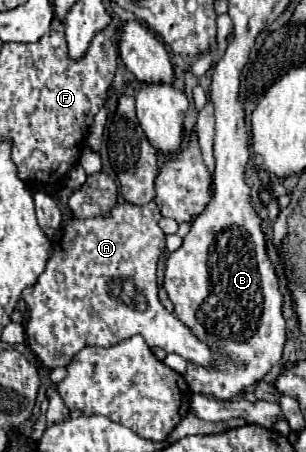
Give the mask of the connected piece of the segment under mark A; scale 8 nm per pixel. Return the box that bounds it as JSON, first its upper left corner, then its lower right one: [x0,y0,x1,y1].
[22,201,212,369]

